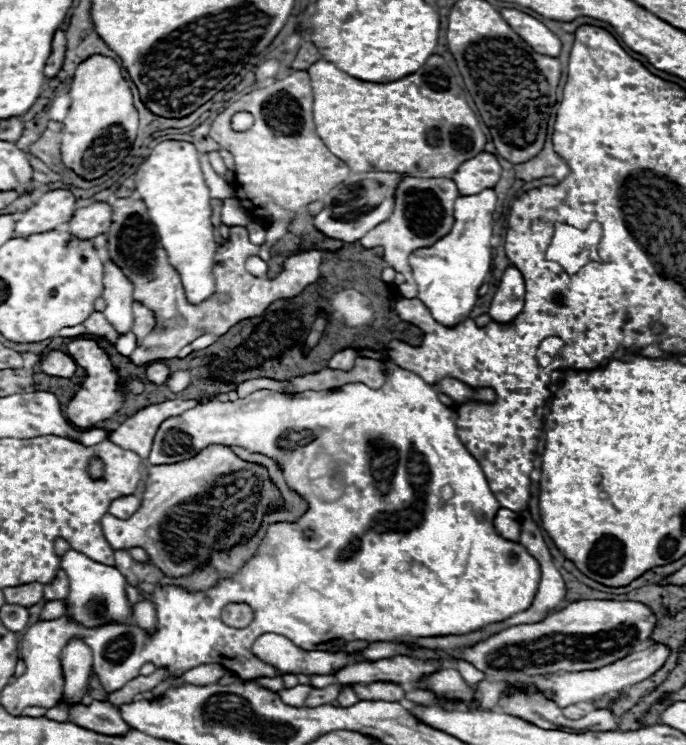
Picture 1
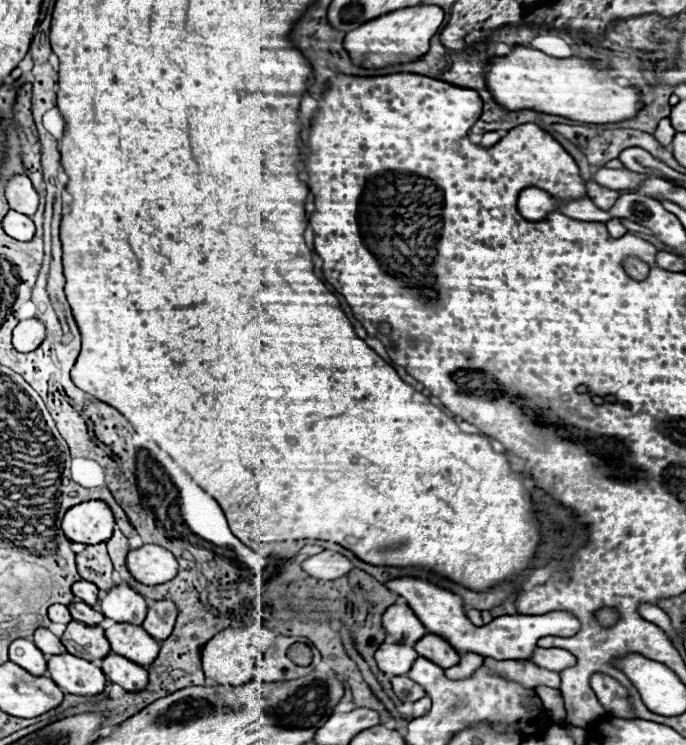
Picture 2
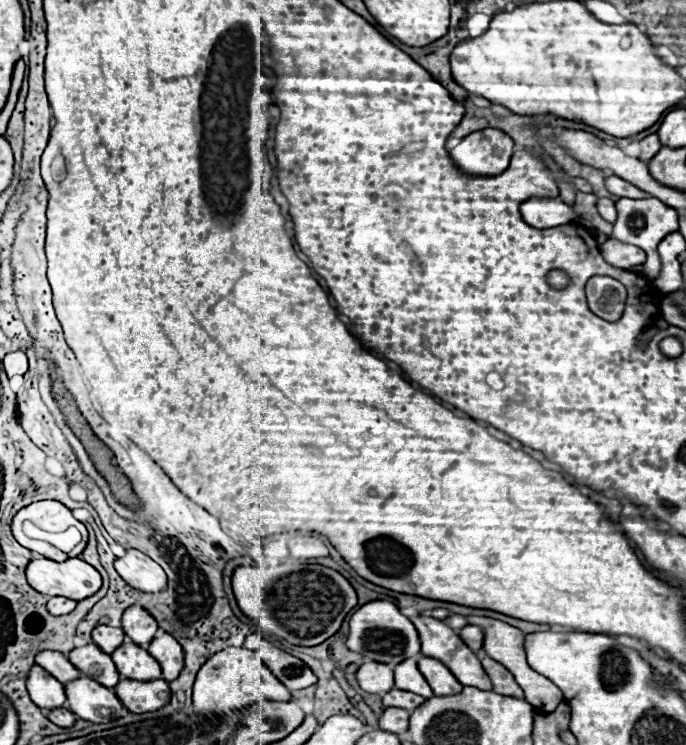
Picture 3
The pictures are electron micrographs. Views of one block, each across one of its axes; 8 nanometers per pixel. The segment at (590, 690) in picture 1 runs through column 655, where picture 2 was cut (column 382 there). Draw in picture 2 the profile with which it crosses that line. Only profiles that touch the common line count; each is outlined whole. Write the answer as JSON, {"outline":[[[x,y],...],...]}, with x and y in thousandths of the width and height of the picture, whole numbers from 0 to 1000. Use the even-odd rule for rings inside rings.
{"outline":[[[557,864],[545,878],[545,886],[551,897],[563,905],[563,910],[595,905],[606,883],[609,883],[606,872],[589,864]]]}

